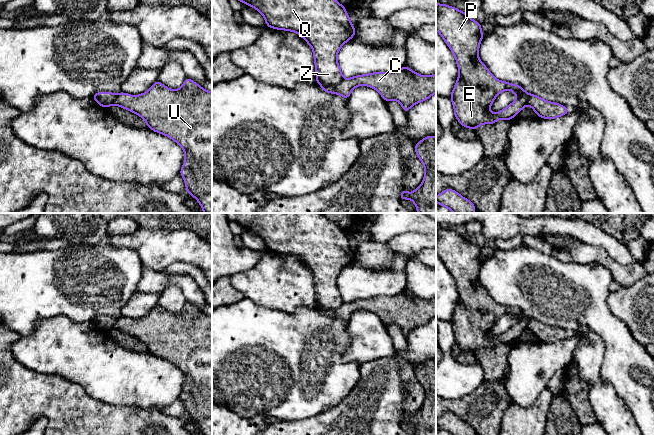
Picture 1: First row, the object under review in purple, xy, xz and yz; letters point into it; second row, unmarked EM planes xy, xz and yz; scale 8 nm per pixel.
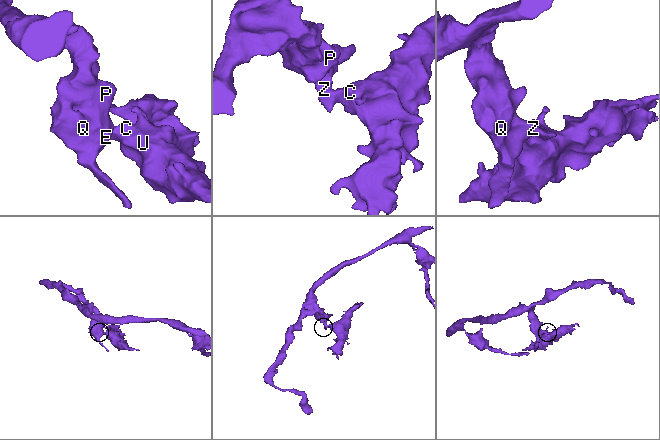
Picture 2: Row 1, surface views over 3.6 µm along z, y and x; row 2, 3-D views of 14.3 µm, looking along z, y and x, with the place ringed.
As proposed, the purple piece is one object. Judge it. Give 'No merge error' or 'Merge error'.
Merge error

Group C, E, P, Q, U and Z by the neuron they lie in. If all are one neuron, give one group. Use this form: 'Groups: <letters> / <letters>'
Groups: C U / E P Q Z

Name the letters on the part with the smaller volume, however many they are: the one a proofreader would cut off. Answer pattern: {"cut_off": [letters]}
{"cut_off": ["C", "U"]}

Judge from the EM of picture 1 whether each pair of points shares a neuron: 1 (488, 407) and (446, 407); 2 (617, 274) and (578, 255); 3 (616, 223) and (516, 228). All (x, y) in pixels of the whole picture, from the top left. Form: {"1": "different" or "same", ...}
{"1": "same", "2": "same", "3": "different"}

